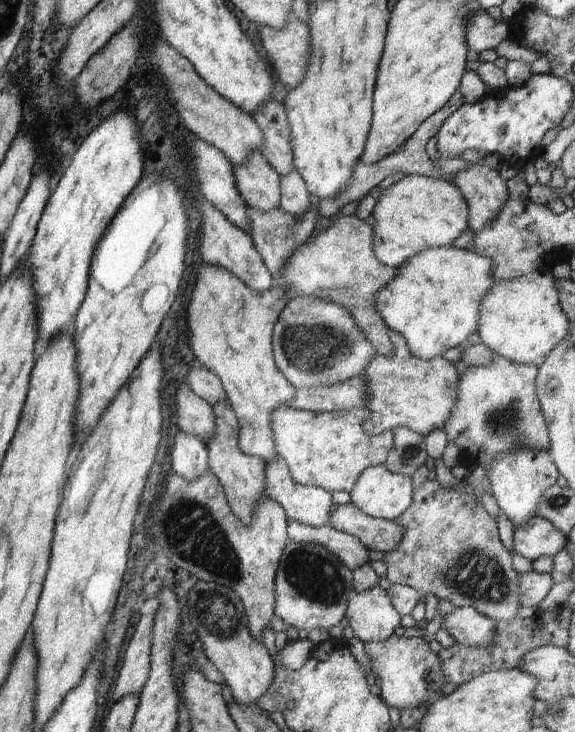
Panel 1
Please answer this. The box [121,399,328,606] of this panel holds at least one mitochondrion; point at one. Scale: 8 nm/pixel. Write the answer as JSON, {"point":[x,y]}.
{"point":[192,530]}

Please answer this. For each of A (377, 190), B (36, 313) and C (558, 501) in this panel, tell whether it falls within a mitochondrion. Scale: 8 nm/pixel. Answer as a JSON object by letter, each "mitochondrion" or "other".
{"A":"other","B":"other","C":"mitochondrion"}

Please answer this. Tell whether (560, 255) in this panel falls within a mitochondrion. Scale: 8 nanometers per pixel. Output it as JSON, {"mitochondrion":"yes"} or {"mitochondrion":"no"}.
{"mitochondrion":"no"}

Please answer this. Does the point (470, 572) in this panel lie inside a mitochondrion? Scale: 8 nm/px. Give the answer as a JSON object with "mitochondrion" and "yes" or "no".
{"mitochondrion":"yes"}

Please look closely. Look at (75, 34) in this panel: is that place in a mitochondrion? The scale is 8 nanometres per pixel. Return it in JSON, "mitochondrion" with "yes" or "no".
{"mitochondrion":"no"}

